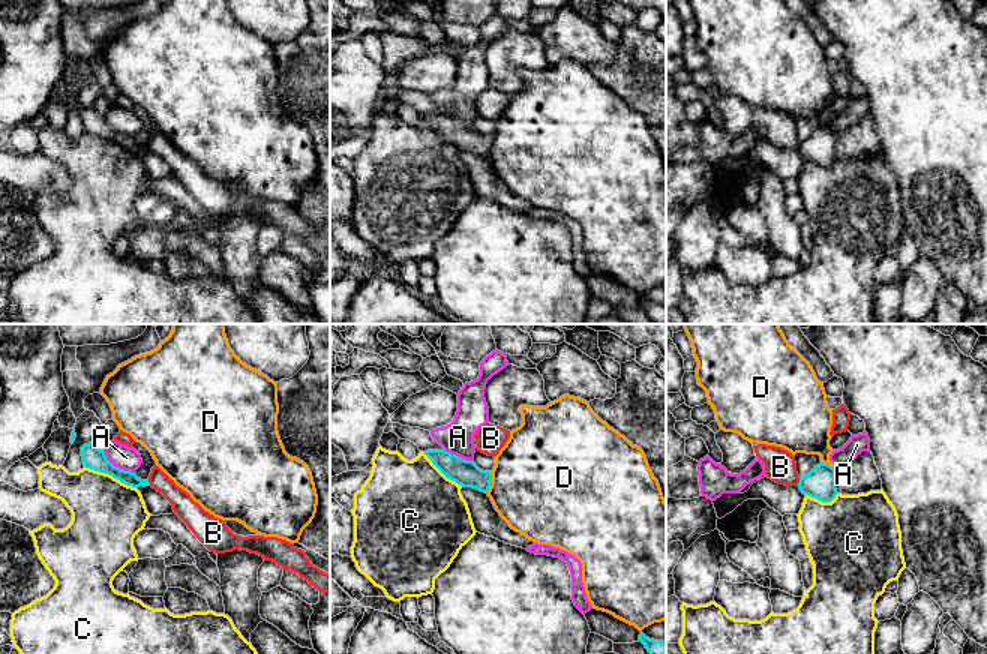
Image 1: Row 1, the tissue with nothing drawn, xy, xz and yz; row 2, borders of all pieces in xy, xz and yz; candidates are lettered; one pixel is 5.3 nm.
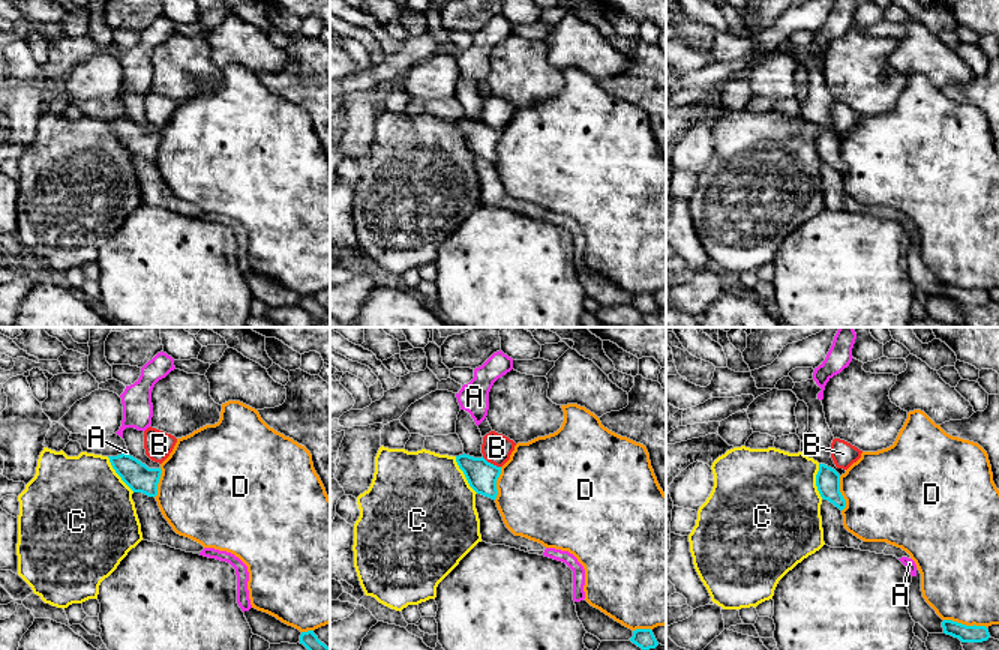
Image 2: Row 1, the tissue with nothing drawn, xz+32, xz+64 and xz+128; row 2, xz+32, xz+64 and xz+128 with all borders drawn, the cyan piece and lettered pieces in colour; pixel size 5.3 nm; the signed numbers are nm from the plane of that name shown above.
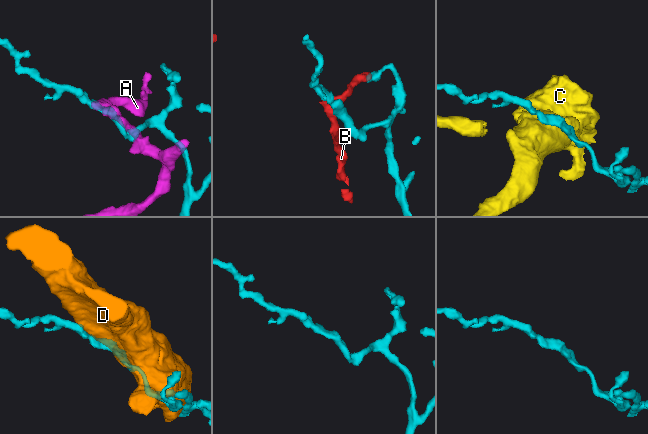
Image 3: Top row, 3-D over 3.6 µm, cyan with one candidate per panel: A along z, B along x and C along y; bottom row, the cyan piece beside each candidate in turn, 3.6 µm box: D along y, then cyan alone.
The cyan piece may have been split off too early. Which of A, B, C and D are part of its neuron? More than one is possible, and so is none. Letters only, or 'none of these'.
none of these

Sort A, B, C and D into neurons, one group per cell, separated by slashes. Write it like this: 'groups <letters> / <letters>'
groups A / B / C / D

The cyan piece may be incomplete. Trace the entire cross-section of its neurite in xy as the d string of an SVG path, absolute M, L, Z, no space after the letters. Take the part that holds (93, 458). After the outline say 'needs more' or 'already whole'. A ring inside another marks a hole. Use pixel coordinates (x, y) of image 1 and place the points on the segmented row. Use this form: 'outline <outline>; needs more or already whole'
outline M93 442L84 444L81 447L81 456L86 468L105 472L120 480L122 483L132 488L150 486L148 478L141 480L135 472L120 470L114 466L105 456L105 452L98 448Z; already whole

